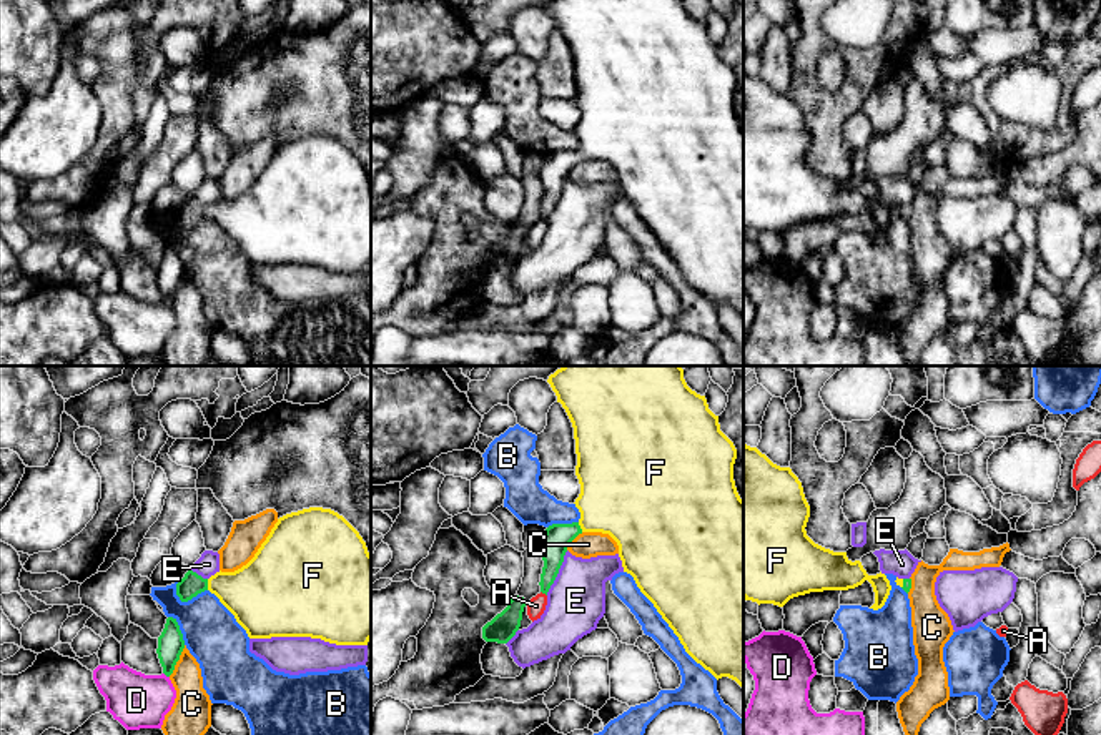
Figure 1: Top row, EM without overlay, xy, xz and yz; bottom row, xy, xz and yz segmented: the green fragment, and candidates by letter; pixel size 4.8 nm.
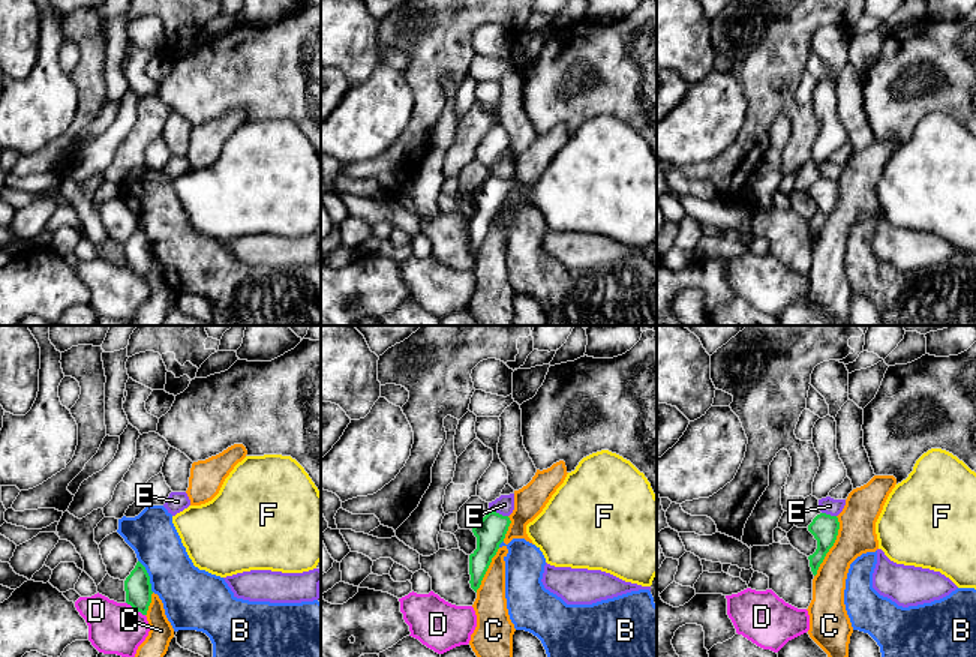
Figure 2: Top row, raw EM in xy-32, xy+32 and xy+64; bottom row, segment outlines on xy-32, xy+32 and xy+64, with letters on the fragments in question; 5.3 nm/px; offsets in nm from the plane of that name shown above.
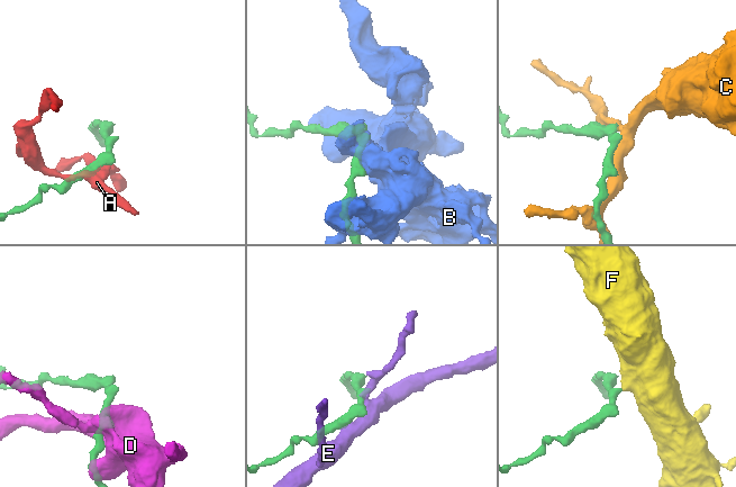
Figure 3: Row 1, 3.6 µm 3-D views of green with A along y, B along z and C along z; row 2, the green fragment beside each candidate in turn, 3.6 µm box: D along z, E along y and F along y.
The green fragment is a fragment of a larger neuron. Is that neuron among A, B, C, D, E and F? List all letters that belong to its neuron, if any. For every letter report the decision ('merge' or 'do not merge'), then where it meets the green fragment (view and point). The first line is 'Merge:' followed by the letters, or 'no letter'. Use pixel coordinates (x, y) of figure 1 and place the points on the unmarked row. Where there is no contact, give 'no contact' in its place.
Merge: F
A: do not merge; meets green in xz at (544, 220)
B: do not merge; meets green in xy at (187, 228)
C: do not merge; meets green in xy at (178, 286)
D: do not merge; meets green in xy at (167, 303)
E: do not merge; meets green in xz at (557, 200)
F: merge; meets green in xy at (207, 212)

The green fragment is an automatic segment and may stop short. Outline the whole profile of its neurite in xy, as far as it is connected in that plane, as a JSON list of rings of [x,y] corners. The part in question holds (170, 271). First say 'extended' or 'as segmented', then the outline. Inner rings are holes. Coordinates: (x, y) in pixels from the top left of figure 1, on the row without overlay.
as segmented | [[[168,244],[161,263],[158,264],[158,286],[163,294],[163,301],[170,304],[175,298],[176,289],[185,276],[183,261],[176,246]]]

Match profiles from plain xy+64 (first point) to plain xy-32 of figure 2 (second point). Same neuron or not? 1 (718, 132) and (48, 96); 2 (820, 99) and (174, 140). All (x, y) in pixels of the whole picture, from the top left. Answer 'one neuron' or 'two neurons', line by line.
1: one neuron
2: two neurons

